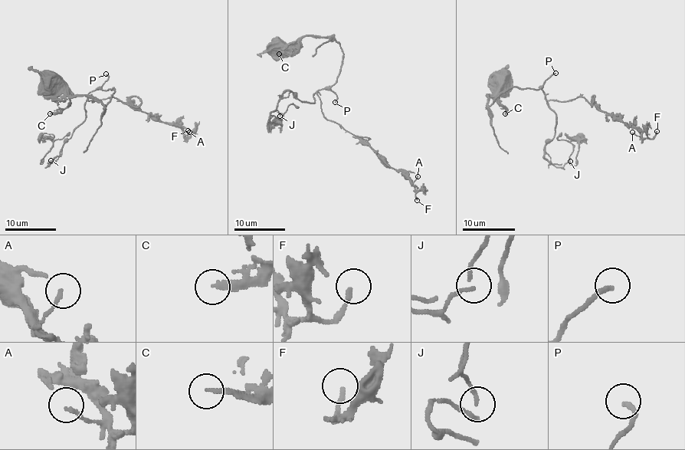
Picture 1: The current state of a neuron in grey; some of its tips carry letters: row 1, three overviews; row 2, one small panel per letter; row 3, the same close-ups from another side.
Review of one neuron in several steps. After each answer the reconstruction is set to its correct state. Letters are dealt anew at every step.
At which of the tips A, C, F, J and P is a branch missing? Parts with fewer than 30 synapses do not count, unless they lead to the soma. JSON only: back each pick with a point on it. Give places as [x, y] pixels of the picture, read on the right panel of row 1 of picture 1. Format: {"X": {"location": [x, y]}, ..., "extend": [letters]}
{"extend": []}

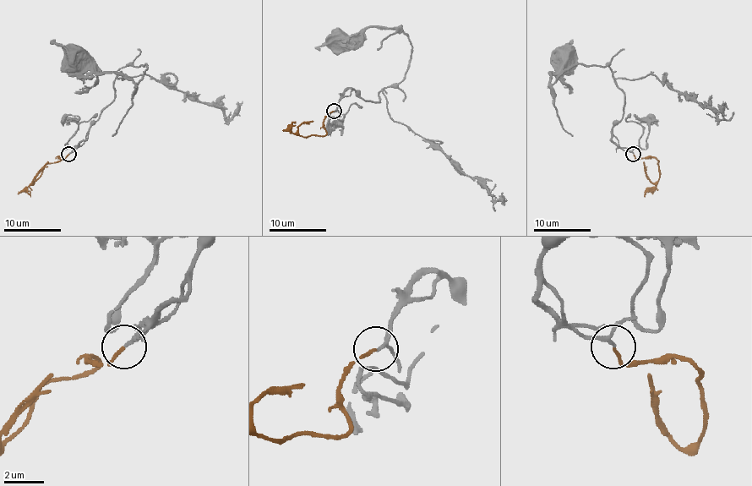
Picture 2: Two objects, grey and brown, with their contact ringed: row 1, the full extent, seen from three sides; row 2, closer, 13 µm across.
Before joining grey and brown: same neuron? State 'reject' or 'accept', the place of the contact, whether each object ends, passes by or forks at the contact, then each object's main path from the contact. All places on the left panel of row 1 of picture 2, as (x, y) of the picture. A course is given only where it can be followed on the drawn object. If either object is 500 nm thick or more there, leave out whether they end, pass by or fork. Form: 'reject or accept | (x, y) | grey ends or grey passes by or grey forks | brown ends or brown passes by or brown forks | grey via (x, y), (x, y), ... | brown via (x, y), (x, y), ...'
accept | (68, 154) | grey passes by | brown ends | grey via (68, 153), (84, 142), (115, 97), (117, 71), (146, 66), (136, 84), (73, 58) | brown via (68, 153), (62, 159), (58, 157), (58, 161), (47, 163), (33, 183), (35, 175), (49, 161)

